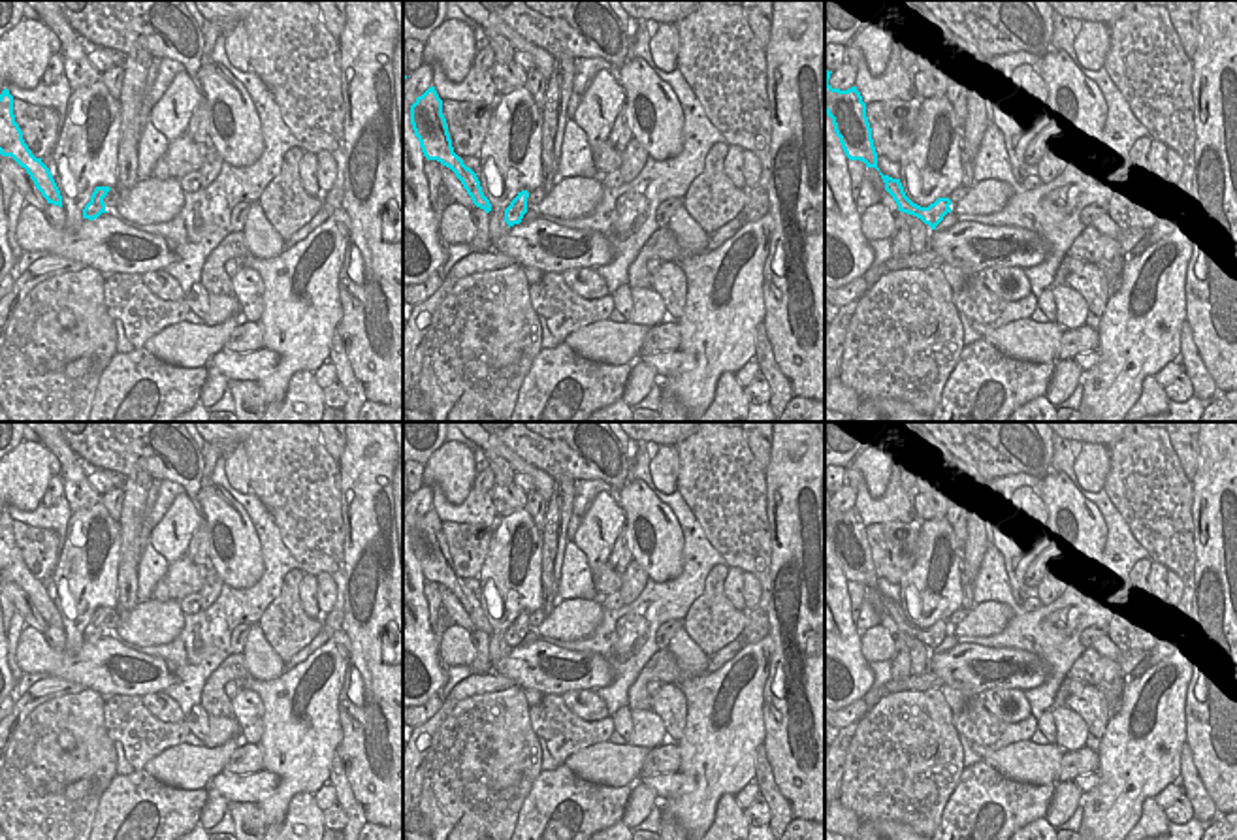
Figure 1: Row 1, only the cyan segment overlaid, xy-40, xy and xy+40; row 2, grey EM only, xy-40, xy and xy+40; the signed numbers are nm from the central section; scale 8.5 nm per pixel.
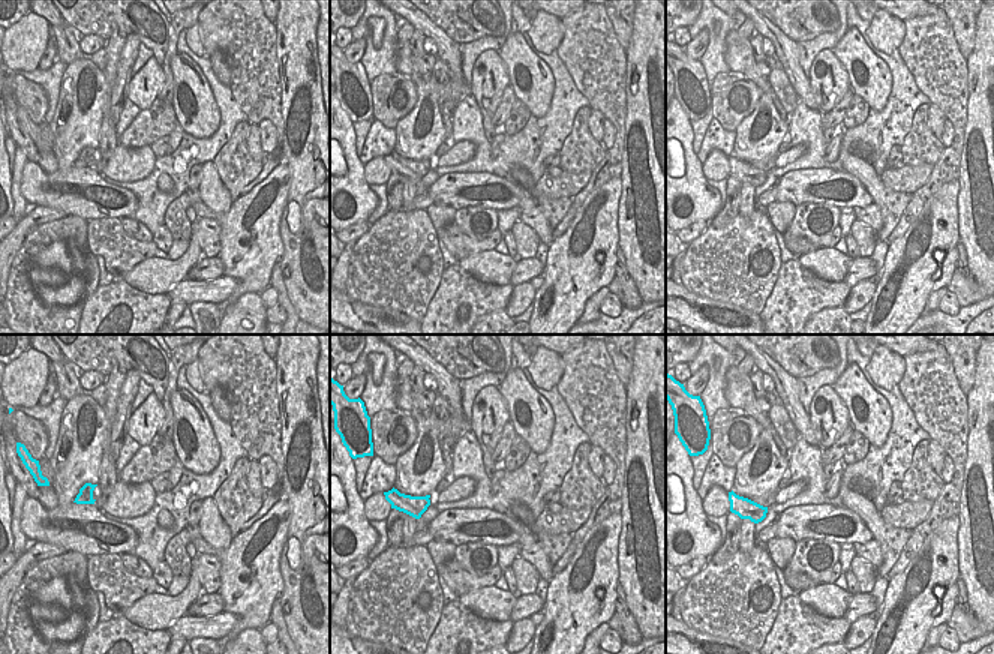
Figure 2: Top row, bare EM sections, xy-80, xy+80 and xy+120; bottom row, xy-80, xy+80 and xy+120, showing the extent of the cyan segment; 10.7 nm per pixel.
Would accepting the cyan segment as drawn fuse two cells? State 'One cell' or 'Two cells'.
Two cells

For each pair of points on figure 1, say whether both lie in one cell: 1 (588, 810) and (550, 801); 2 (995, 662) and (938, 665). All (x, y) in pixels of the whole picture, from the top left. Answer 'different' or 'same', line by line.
1: same
2: same

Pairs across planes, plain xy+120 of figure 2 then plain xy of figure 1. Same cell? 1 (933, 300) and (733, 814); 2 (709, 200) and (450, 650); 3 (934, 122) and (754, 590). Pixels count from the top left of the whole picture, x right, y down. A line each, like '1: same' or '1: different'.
1: different
2: different
3: different

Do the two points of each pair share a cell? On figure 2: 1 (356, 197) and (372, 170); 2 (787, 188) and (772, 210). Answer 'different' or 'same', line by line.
1: different
2: different

